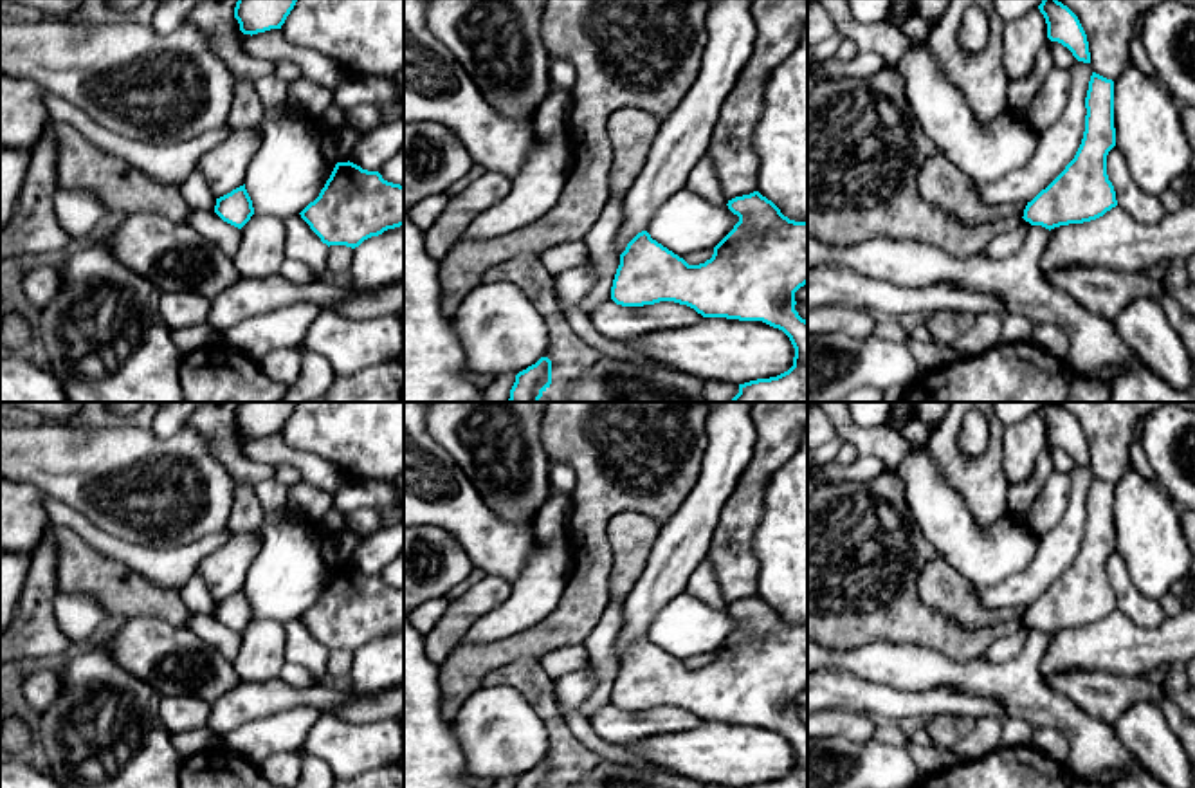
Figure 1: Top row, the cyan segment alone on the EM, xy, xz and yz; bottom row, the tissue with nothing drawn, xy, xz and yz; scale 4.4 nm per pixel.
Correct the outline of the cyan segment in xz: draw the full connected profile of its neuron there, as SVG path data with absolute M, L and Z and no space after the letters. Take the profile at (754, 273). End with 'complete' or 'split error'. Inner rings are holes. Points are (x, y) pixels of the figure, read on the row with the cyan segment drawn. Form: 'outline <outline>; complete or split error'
outline M759 191L735 197L726 206L739 222L699 265L689 265L647 231L638 233L620 254L611 299L622 307L674 301L703 317L762 321L782 330L795 348L793 366L777 377L739 384L730 402L807 402L807 321L795 310L795 292L807 283L807 222L789 220Z; complete

